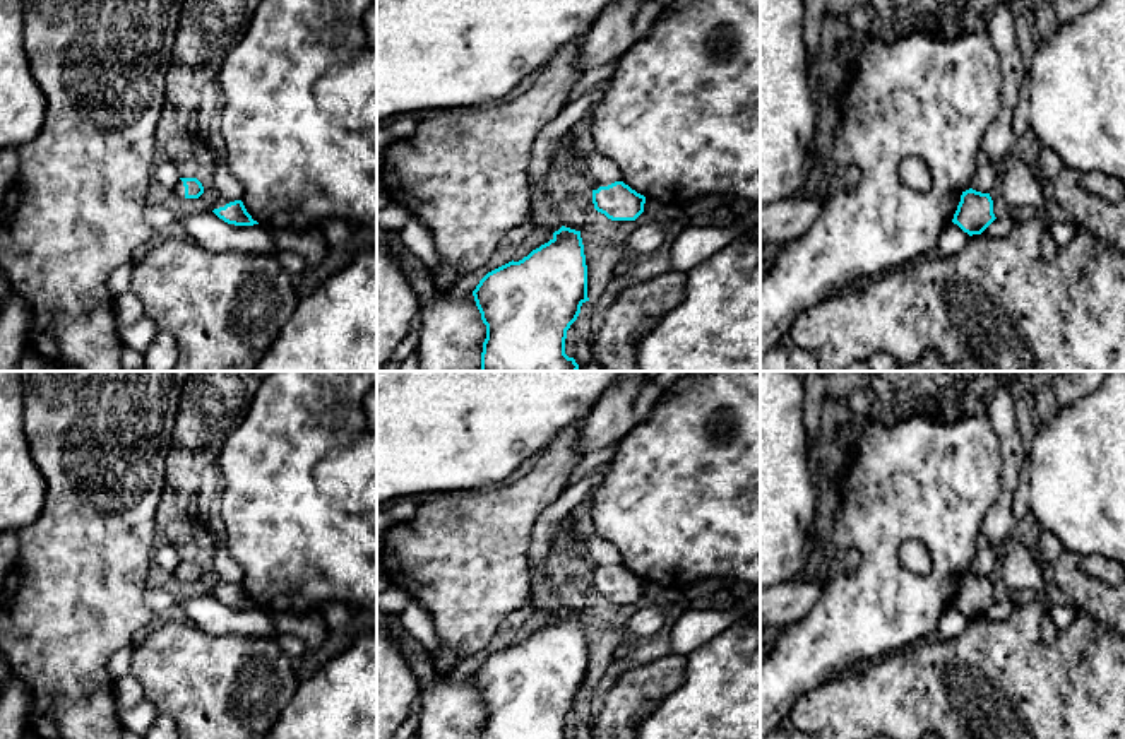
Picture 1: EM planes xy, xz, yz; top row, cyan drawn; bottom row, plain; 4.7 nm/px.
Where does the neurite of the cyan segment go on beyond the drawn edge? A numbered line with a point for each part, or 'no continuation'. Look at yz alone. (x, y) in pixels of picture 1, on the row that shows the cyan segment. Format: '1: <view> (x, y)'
no continuation

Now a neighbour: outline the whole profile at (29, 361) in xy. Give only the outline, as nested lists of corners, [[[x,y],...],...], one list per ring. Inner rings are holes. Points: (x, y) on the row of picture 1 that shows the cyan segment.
[[[26,346],[19,361],[19,371],[62,371],[62,366],[36,356]]]

